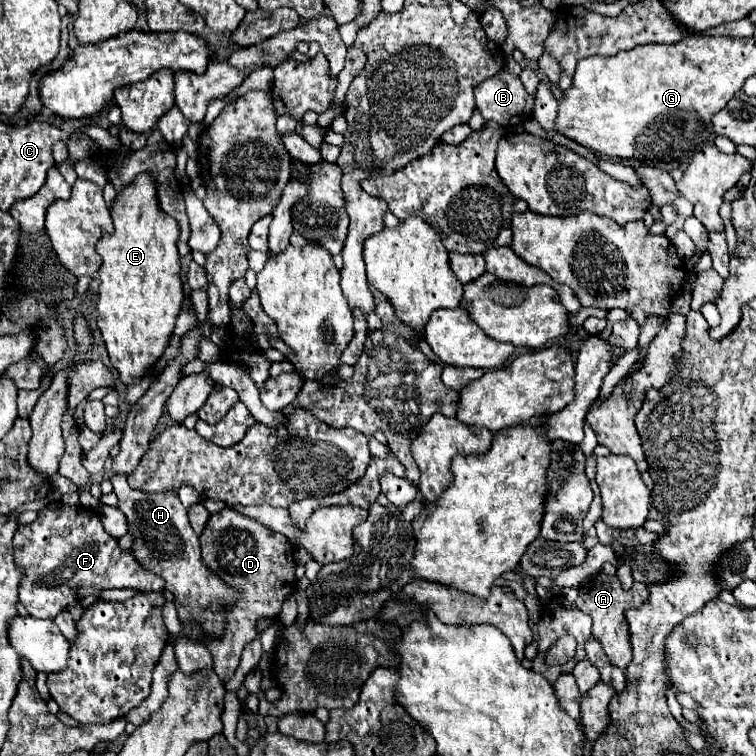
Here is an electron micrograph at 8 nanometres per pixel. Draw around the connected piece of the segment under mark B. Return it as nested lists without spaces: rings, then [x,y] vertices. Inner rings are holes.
[[[502,70],[484,84],[474,88],[476,108],[484,120],[494,120],[502,126],[516,126],[532,118],[534,98],[524,90],[518,76]]]

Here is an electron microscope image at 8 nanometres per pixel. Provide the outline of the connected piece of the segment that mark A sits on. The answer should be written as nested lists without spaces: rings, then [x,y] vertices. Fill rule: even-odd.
[[[604,572],[588,578],[580,588],[580,594],[576,598],[576,606],[586,612],[594,626],[592,626],[592,634],[602,642],[604,650],[606,650],[606,656],[610,658],[610,662],[618,668],[626,668],[630,664],[630,658],[632,658],[632,646],[630,646],[630,636],[628,630],[628,624],[626,618],[624,618],[624,610],[626,608],[638,608],[642,606],[642,602],[646,600],[648,592],[646,592],[646,584],[640,584],[640,582],[634,582],[632,590],[624,590],[620,586],[620,580],[616,576],[608,576]]]

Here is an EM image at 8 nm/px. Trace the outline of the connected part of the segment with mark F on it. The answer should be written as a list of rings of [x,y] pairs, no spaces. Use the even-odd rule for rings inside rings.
[[[52,502],[44,510],[38,512],[38,518],[32,524],[20,526],[14,536],[14,550],[16,550],[16,562],[24,568],[24,578],[20,584],[20,602],[34,618],[56,618],[62,610],[66,610],[72,602],[78,602],[86,596],[96,596],[110,588],[134,588],[134,590],[164,590],[162,576],[156,576],[148,572],[134,556],[132,550],[122,550],[118,546],[118,540],[112,538],[102,522],[96,510],[84,508],[84,506],[70,506],[64,502]]]

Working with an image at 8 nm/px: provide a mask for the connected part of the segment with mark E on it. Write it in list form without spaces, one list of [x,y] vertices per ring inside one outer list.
[[[150,172],[138,174],[126,188],[122,188],[110,208],[114,232],[104,234],[96,246],[102,256],[98,270],[100,300],[98,300],[98,328],[106,342],[112,366],[120,372],[120,380],[128,386],[138,382],[148,366],[152,366],[164,352],[174,320],[184,300],[180,278],[178,222],[162,212],[158,204],[158,186]]]

